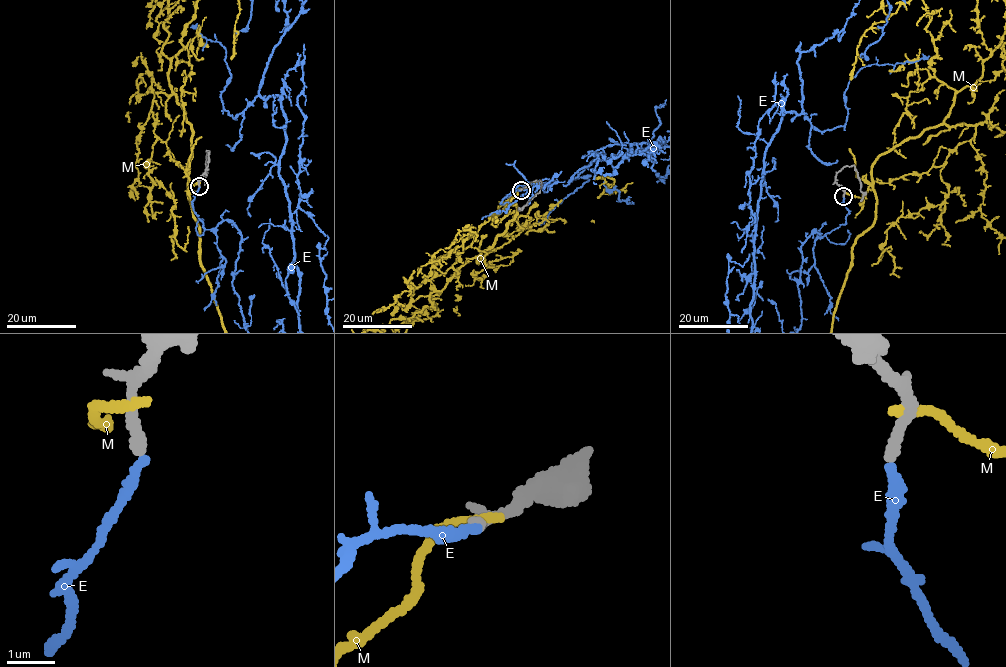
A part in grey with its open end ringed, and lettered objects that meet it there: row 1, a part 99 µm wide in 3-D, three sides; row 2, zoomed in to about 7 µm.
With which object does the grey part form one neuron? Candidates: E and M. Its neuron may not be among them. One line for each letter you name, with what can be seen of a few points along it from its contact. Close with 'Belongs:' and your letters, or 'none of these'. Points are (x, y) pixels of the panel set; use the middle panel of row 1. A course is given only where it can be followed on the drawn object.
Belongs: E

